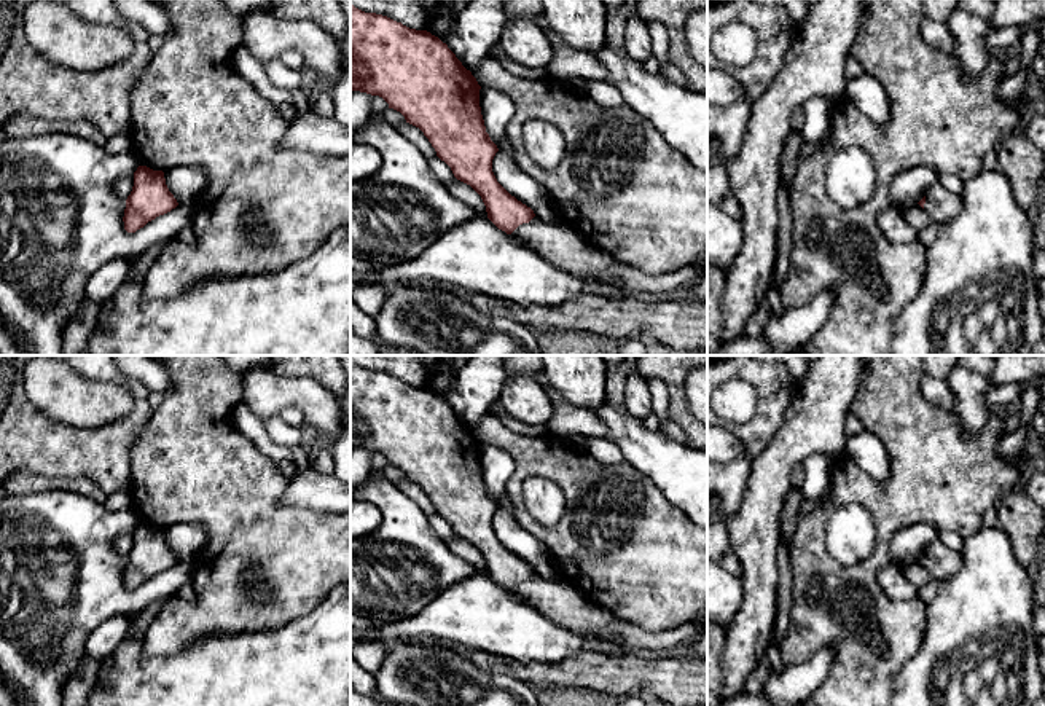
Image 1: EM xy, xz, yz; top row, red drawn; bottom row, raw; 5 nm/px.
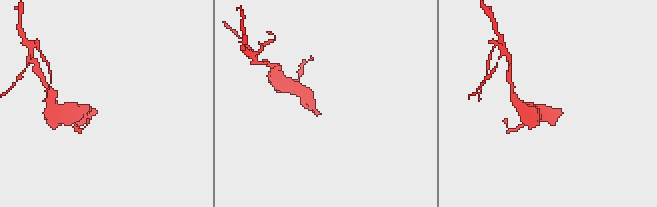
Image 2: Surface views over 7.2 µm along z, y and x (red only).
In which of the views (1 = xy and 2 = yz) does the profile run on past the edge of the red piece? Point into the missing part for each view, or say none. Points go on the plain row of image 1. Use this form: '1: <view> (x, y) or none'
1: none
2: yz (942, 563)

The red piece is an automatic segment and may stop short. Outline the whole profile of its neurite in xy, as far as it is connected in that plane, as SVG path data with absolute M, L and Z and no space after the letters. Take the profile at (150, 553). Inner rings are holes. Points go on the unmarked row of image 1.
M139 523L134 529L134 543L126 556L124 586L135 590L148 579L164 572L178 563L169 548L162 528Z

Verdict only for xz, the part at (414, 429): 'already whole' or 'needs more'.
needs more

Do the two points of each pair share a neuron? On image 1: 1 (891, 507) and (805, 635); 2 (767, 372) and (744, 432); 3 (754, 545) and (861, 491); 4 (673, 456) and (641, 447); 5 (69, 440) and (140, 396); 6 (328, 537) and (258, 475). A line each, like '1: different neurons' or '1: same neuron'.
1: same neuron
2: same neuron
3: different neurons
4: same neuron
5: same neuron
6: same neuron

